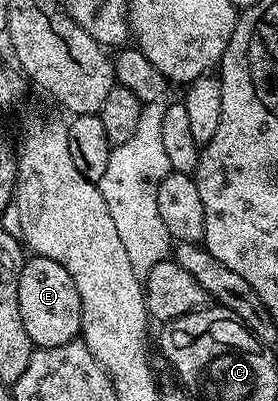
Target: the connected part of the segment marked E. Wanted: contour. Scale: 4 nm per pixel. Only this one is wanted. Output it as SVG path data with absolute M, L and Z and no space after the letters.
M35 254L29 255L21 263L20 277L18 278L18 314L22 314L22 326L26 326L26 334L30 342L37 348L62 346L66 342L77 339L80 334L80 299L78 288L74 286L74 278L54 258L46 258Z

